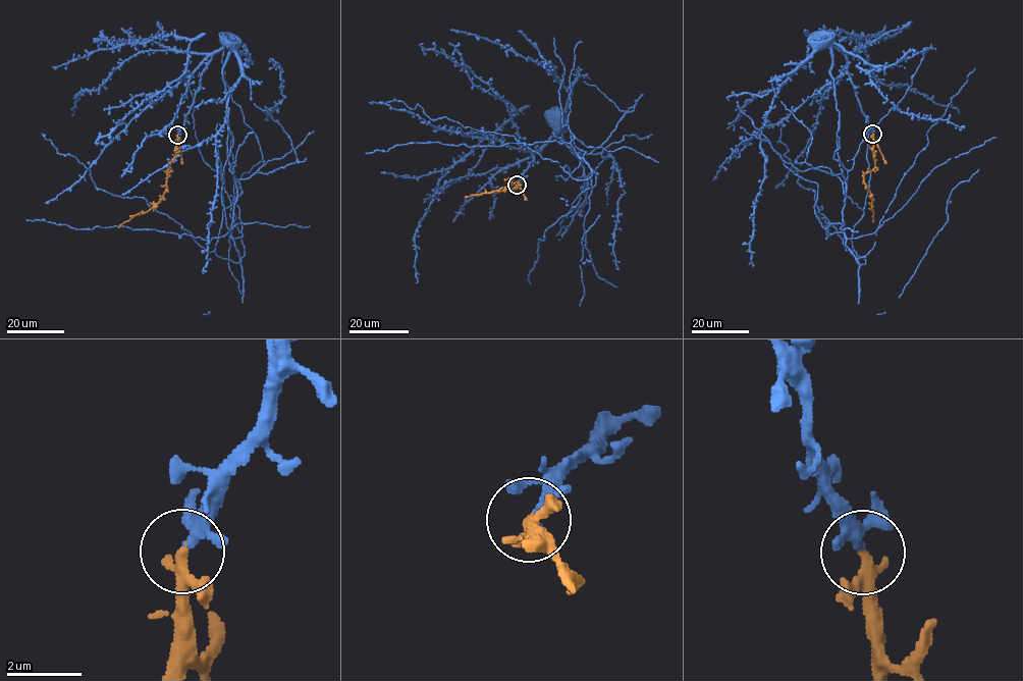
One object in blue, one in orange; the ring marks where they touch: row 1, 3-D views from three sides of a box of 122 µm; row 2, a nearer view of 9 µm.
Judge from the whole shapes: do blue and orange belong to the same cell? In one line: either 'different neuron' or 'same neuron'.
same neuron

